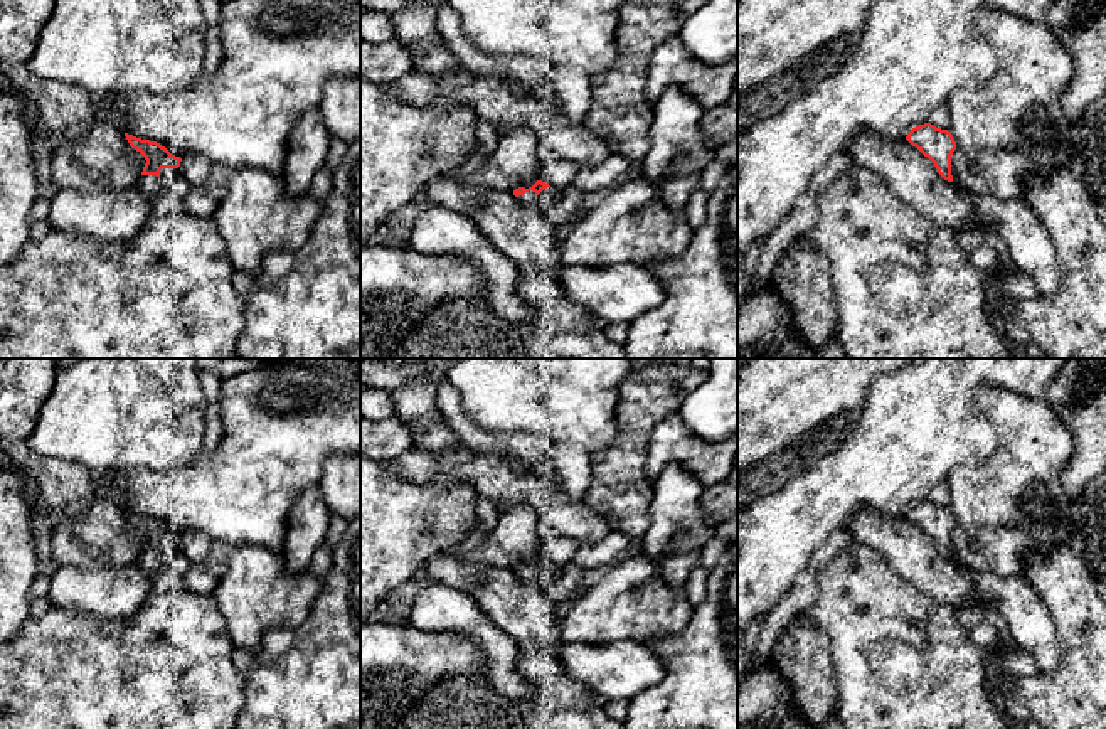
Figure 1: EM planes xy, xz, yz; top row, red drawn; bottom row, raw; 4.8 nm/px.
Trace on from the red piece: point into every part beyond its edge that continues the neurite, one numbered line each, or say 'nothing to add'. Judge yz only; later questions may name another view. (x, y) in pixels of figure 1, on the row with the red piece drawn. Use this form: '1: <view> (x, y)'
nothing to add

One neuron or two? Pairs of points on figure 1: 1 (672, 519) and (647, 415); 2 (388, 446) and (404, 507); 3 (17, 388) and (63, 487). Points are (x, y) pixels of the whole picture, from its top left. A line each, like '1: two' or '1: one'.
1: two
2: two
3: one

